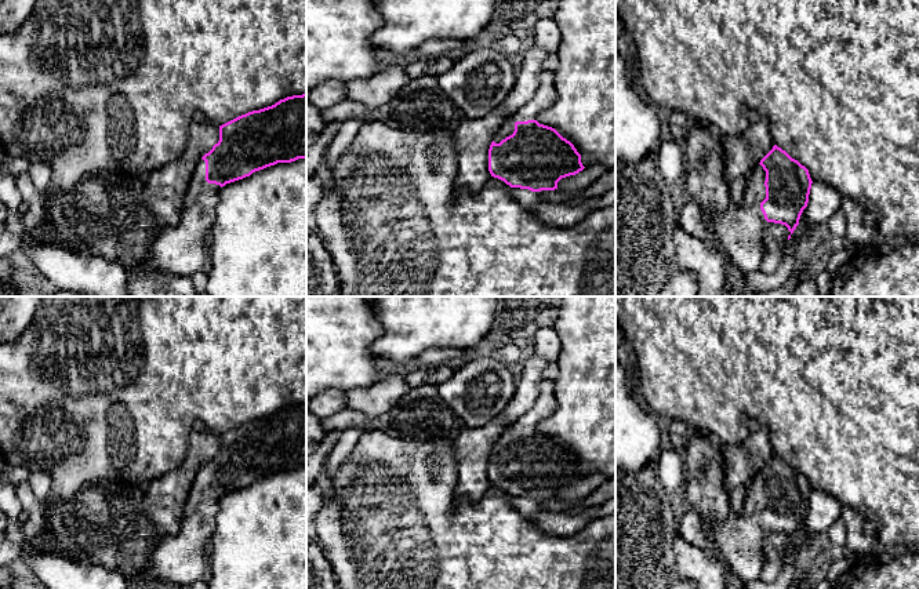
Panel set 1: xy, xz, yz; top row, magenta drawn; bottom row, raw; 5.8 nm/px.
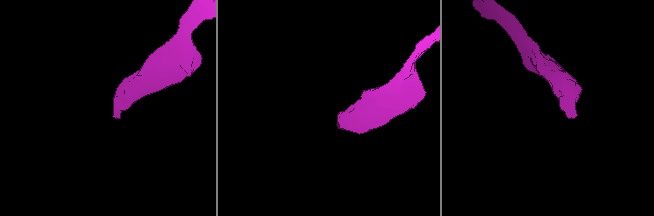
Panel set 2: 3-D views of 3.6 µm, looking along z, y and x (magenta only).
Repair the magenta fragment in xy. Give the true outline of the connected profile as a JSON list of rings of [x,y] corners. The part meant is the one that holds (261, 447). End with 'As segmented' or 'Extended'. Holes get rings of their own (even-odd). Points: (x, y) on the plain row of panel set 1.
[[[306,403],[219,435],[219,450],[192,483],[179,531],[161,535],[149,557],[148,575],[175,585],[200,579],[221,498],[255,480],[298,468],[306,468]]]. Extended

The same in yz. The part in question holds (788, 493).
[[[774,454],[752,477],[740,515],[731,512],[706,535],[698,512],[687,509],[679,535],[724,561],[741,579],[756,581],[769,559],[767,532],[785,534],[792,543],[807,516],[811,492],[809,479]]]. Extended

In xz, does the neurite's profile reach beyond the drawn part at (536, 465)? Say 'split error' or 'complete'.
split error

